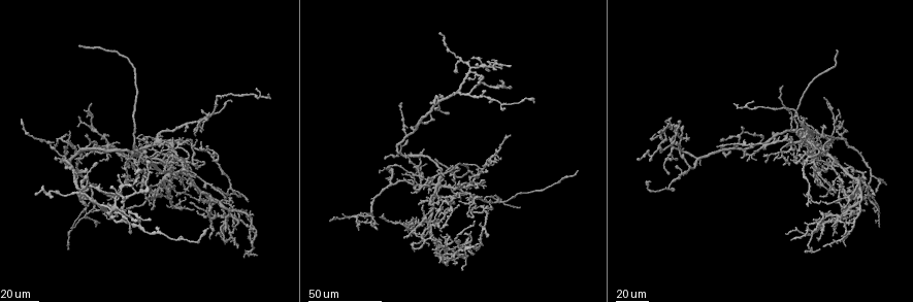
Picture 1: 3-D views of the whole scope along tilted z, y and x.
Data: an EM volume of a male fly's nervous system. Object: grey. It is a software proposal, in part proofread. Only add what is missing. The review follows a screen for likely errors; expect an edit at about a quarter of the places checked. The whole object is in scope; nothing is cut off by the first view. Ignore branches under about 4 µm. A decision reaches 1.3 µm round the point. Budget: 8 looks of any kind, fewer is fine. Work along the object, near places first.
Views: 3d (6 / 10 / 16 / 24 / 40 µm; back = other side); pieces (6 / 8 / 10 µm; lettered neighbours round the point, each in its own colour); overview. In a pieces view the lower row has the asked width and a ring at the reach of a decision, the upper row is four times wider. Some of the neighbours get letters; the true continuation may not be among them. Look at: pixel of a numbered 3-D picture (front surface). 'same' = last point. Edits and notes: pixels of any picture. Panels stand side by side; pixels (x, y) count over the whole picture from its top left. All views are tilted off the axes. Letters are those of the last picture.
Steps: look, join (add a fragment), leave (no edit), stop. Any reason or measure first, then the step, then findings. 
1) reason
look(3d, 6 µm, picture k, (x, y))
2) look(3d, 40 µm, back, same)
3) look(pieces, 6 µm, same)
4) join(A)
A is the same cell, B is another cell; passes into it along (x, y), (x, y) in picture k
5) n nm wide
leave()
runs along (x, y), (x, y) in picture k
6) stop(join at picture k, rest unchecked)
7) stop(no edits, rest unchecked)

tapers out
look(3d, 24 µm, picture 1, (444, 177))

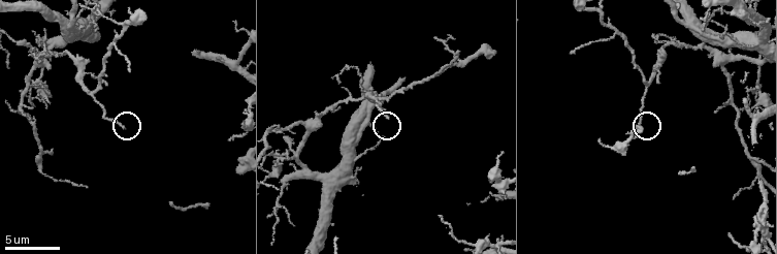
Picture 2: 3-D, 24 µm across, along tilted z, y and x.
look(pieces, 6 µm, picture 2, (123, 127))

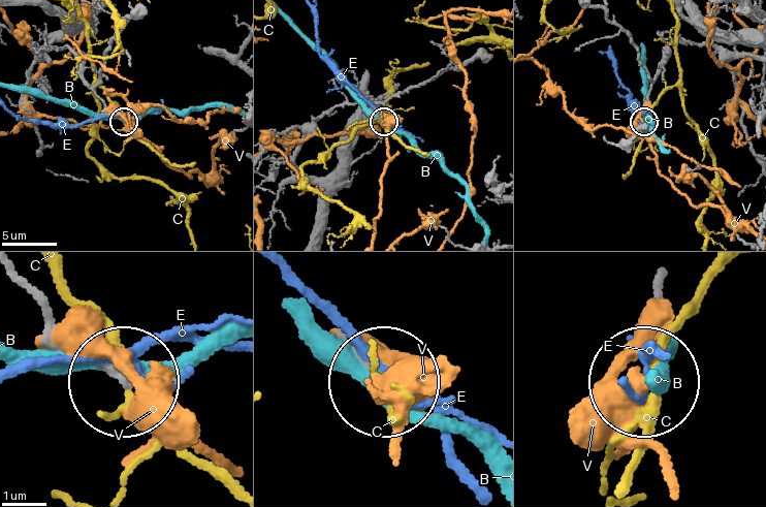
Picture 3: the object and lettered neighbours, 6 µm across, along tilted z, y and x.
leave()
B, C, E and V are other cells; none of them fits

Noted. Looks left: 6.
free end
look(3d, 40 µm, picture 1, (382, 212))

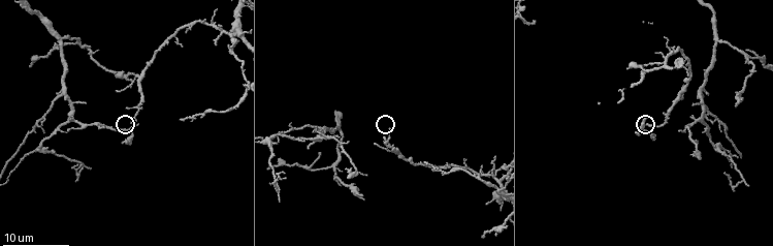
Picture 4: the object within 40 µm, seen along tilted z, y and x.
see the neighbours
look(pieces, 8 µm, picture 4, (131, 121))

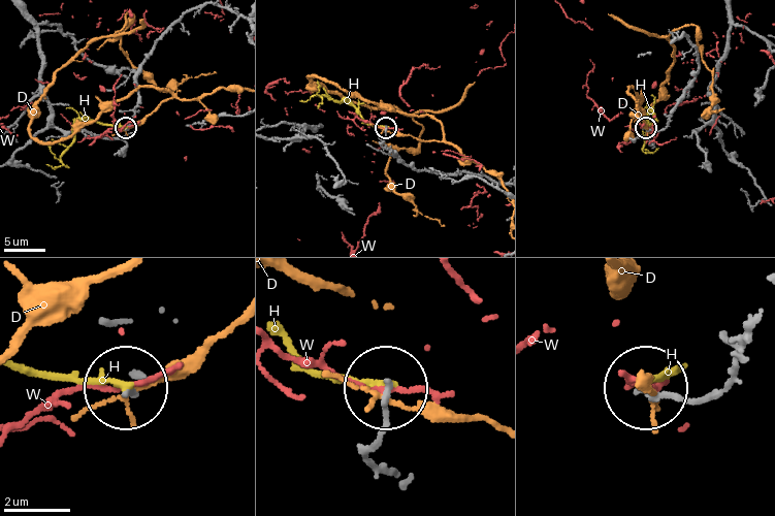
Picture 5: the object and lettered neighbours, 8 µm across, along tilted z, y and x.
150 nm wide
leave()
D, H and W are other cells; runs along (389, 475), (372, 454), (384, 388) in picture 5; no lettered fragment goes on from it

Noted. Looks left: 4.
thin end
look(3d, 24 µm, picture 1, (456, 197))

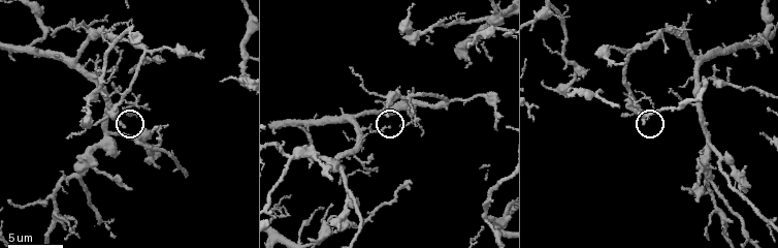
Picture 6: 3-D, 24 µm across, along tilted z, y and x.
look(pieces, 6 µm, picture 6, (387, 114))

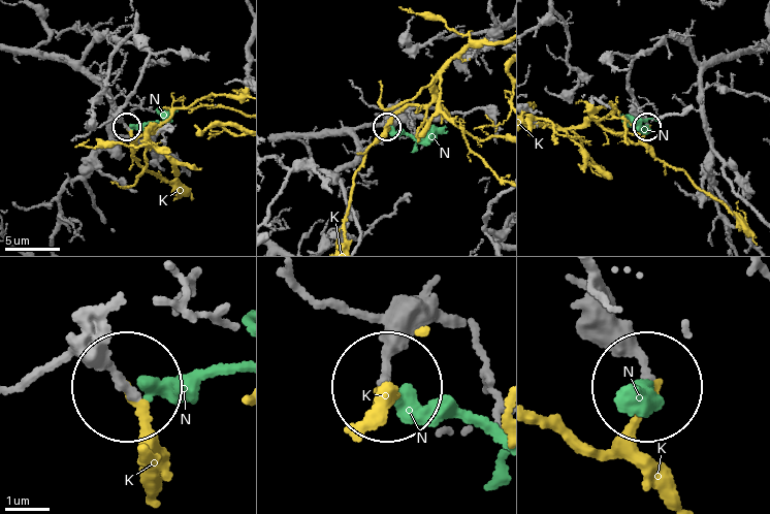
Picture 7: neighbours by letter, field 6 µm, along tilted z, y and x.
leave()
K and N are other cells; none of them fits

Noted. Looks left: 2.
branch stops here
look(3d, 16 µm, picture 4, (536, 20))

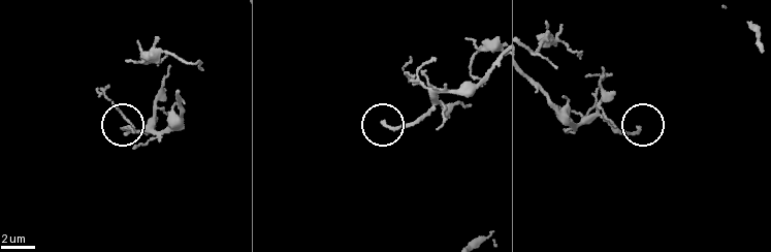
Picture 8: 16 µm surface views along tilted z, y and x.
what lies round it
look(pieces, 6 µm, picture 8, (380, 120))

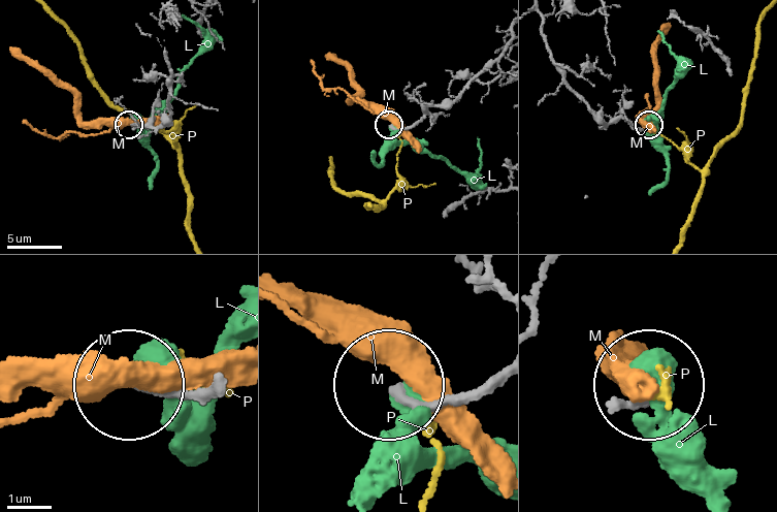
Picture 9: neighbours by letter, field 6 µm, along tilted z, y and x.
leave()
L, M and P are other cells; runs along (500, 52), (455, 97), (431, 105), (406, 127), (389, 126) in picture 9; none of them fits

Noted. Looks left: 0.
stop(no edits, rest unchecked)

